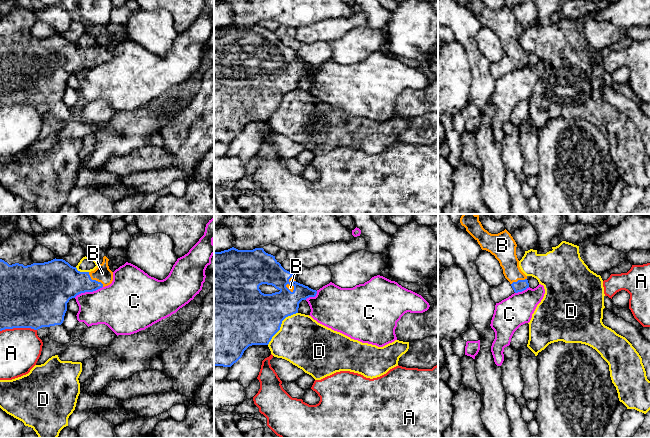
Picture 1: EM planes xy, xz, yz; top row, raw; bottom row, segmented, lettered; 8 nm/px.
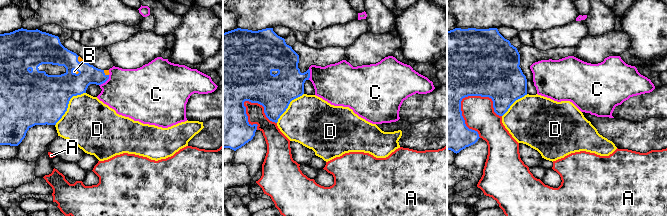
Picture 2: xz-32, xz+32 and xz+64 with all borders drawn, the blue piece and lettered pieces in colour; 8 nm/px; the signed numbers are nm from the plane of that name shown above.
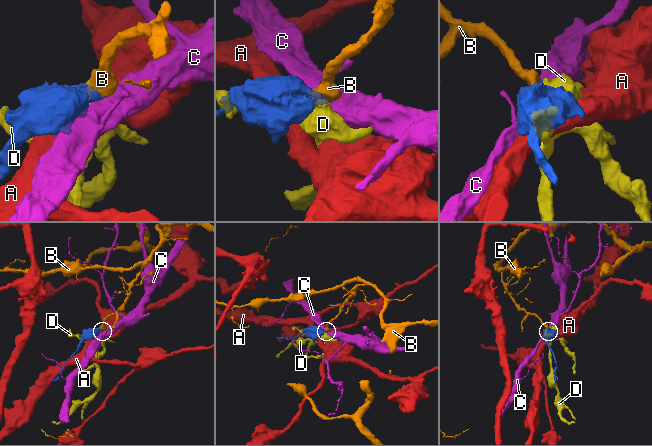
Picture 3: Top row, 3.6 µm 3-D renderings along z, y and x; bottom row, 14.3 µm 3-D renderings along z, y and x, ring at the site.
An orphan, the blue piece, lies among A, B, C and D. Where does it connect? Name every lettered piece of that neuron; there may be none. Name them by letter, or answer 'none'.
B

